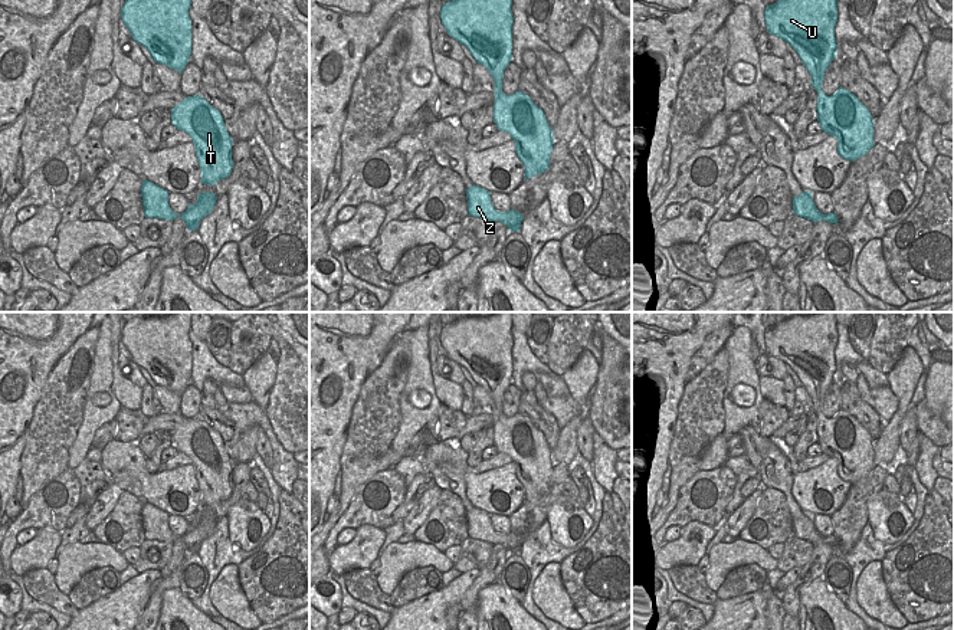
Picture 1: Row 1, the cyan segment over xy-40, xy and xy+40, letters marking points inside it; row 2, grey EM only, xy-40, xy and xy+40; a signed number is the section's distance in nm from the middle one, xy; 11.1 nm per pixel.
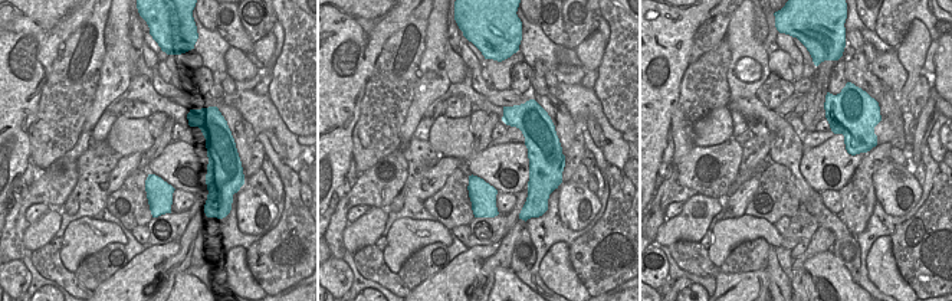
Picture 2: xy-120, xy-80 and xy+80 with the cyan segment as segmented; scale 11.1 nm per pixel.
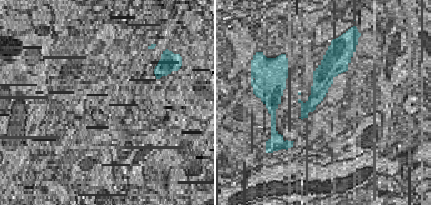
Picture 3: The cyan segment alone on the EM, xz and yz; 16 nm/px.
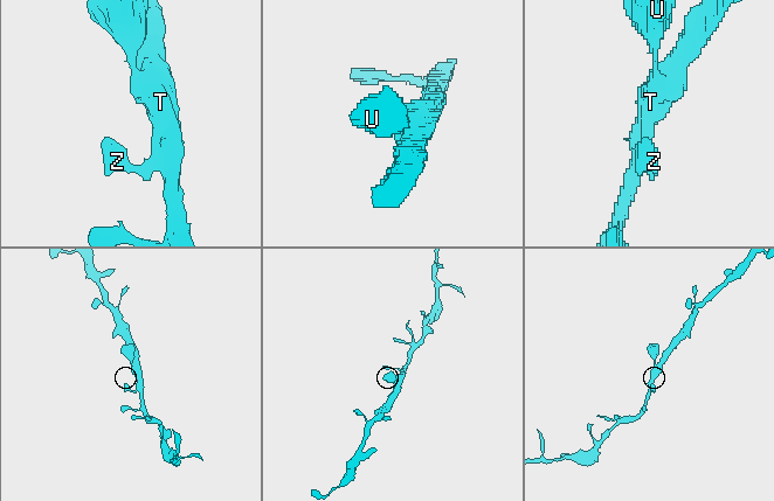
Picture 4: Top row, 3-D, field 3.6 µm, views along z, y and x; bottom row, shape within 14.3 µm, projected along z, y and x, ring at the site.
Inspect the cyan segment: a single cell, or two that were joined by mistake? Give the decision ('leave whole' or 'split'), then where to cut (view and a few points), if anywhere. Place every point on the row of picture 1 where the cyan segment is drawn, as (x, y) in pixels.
leave whole; no cut

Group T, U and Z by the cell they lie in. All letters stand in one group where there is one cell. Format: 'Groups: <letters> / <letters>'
Groups: T U Z

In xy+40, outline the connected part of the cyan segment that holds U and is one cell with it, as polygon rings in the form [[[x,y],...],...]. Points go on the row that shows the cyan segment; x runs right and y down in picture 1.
[[[778,0],[767,6],[764,20],[767,32],[787,42],[799,55],[812,76],[817,91],[817,121],[822,131],[837,138],[837,152],[842,158],[852,163],[865,155],[873,145],[873,119],[869,109],[849,91],[839,88],[827,96],[823,91],[824,72],[836,58],[837,45],[835,26],[837,22],[837,0]]]

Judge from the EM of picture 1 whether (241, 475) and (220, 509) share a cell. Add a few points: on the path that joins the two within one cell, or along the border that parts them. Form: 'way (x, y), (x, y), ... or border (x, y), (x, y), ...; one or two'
way (238, 484), (236, 494), (229, 501); one

